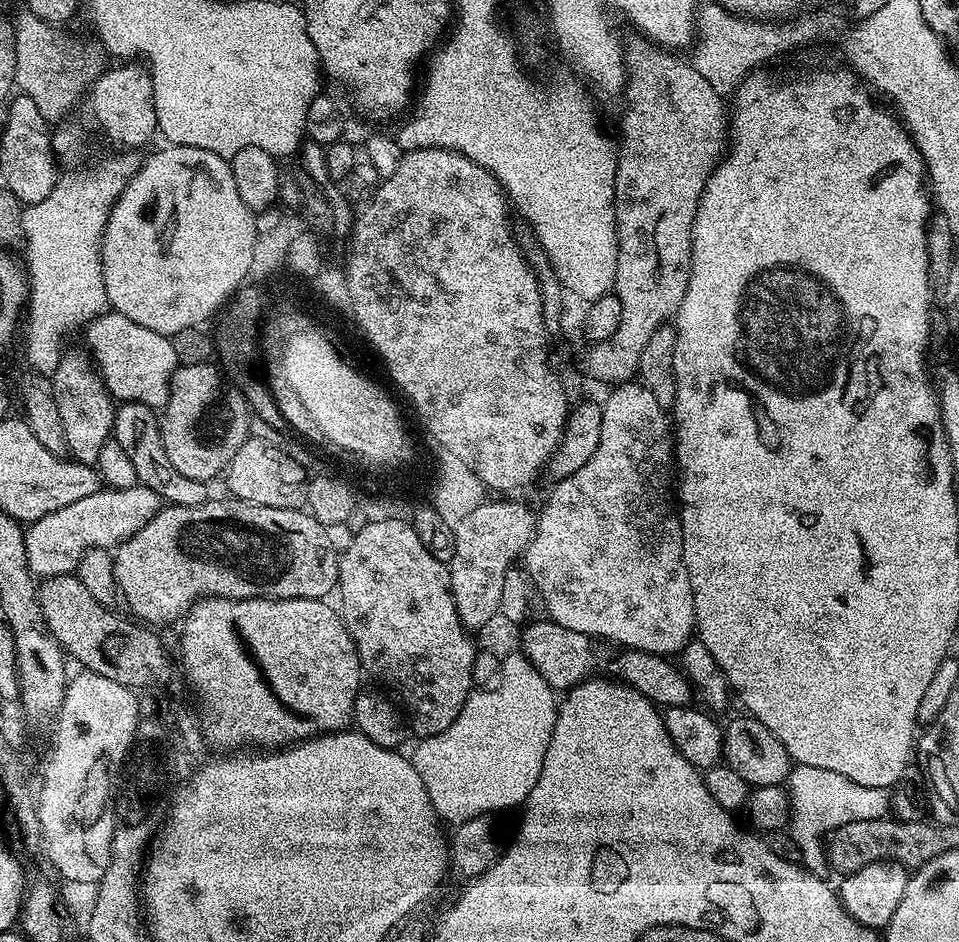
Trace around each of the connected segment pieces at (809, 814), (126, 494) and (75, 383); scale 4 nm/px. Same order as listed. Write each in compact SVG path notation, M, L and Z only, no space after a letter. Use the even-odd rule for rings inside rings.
M796 764L786 781L788 806L790 809L790 835L798 849L803 867L816 876L829 871L824 853L824 842L828 833L846 822L882 820L889 815L892 798L889 789L878 786L858 786L834 770L822 770L818 766ZM804 859L804 860L803 860Z
M104 486L100 491L90 494L90 498L70 502L70 506L62 506L62 510L54 510L33 520L27 525L24 534L28 572L36 578L75 573L84 551L88 548L115 549L134 534L138 534L138 530L142 530L142 526L146 526L148 519L160 511L161 507L160 496L149 488Z
M65 351L58 366L50 373L50 387L54 402L58 402L62 430L66 430L67 455L77 464L95 465L98 454L102 454L102 446L112 436L117 405L104 385L97 365L88 360L84 360L80 352Z

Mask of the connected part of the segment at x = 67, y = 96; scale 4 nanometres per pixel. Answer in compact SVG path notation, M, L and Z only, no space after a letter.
M25 11L23 15L16 16L14 20L17 48L15 87L23 95L34 98L34 104L38 110L42 110L49 122L60 122L56 120L62 119L75 106L80 91L82 96L100 75L105 67L105 57L95 43L92 45L84 40L67 40L59 27L38 18L33 12Z

